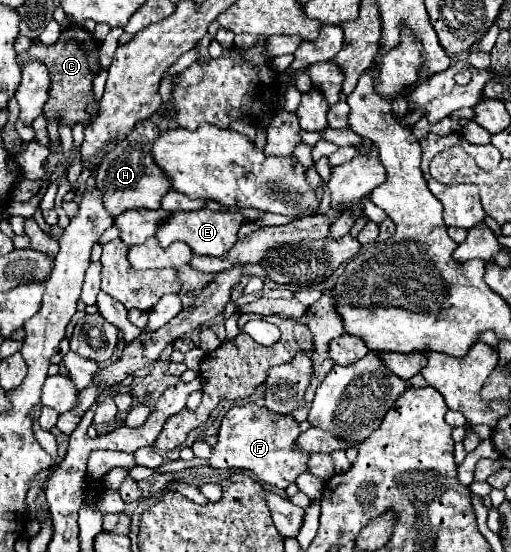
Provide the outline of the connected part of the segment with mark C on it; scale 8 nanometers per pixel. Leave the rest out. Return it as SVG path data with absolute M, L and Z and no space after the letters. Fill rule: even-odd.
M69 26L61 32L61 36L55 44L47 46L41 40L33 40L29 50L17 54L19 66L23 66L29 60L39 60L47 66L47 70L51 74L49 100L43 108L43 116L47 122L59 120L59 122L67 124L69 128L73 128L79 122L81 124L89 122L91 116L87 114L87 104L95 102L93 78L103 70L103 66L99 62L99 52L101 52L101 44L93 38L93 34L89 30L85 30L83 26Z

